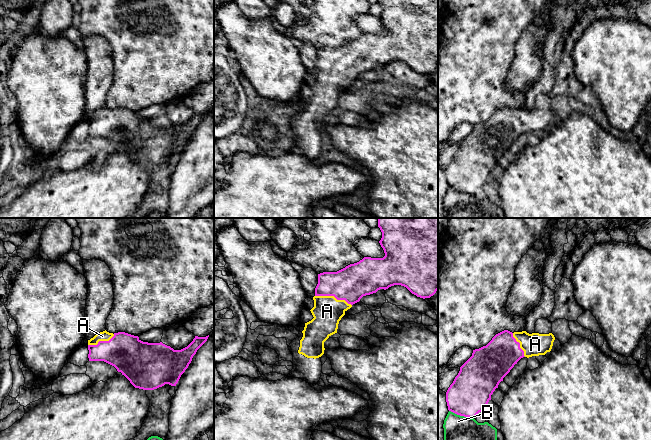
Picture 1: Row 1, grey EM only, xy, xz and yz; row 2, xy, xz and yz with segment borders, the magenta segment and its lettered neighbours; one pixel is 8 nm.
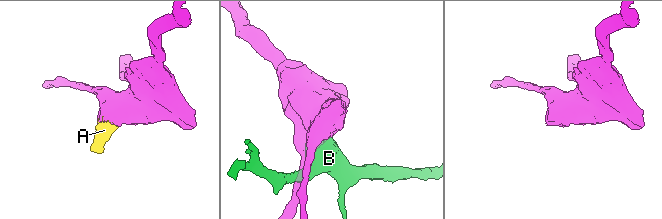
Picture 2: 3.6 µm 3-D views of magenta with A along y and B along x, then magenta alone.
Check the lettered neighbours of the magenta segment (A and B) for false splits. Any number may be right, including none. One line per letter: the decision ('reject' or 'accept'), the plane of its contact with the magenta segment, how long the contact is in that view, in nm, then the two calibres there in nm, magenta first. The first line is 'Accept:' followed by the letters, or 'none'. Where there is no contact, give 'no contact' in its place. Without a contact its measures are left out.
Accept: A
A: accept | xz | 300 nm | 280/240 nm
B: reject | yz | 220 nm | 320/360 nm

